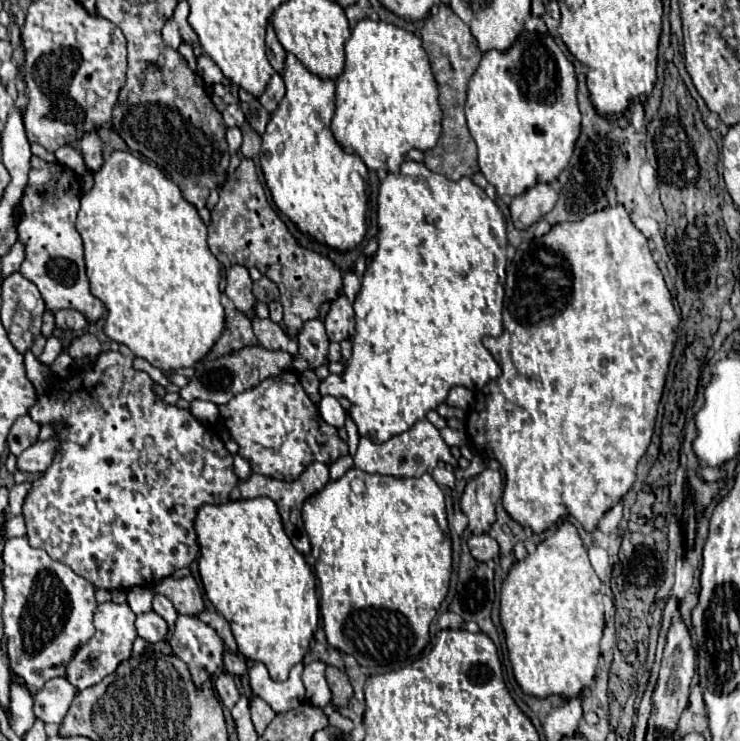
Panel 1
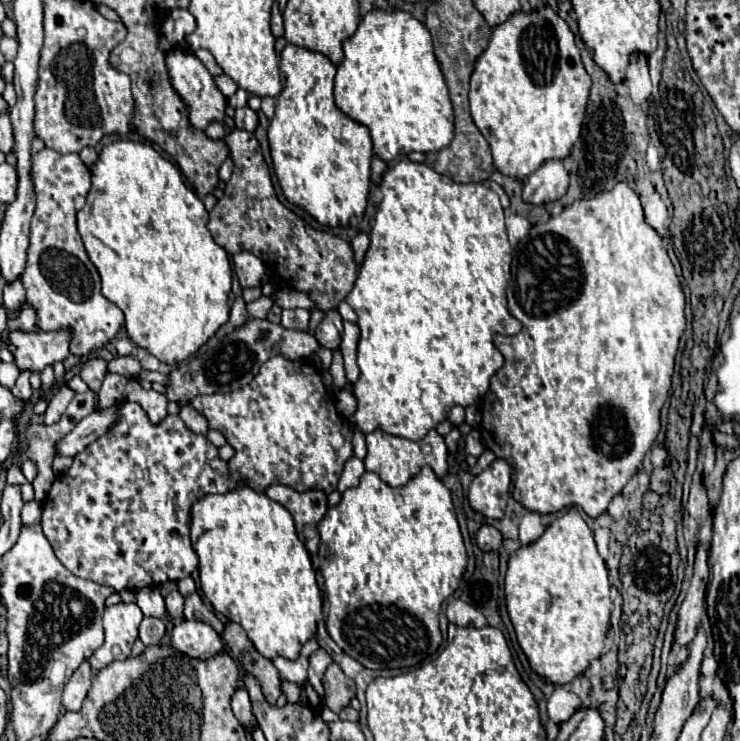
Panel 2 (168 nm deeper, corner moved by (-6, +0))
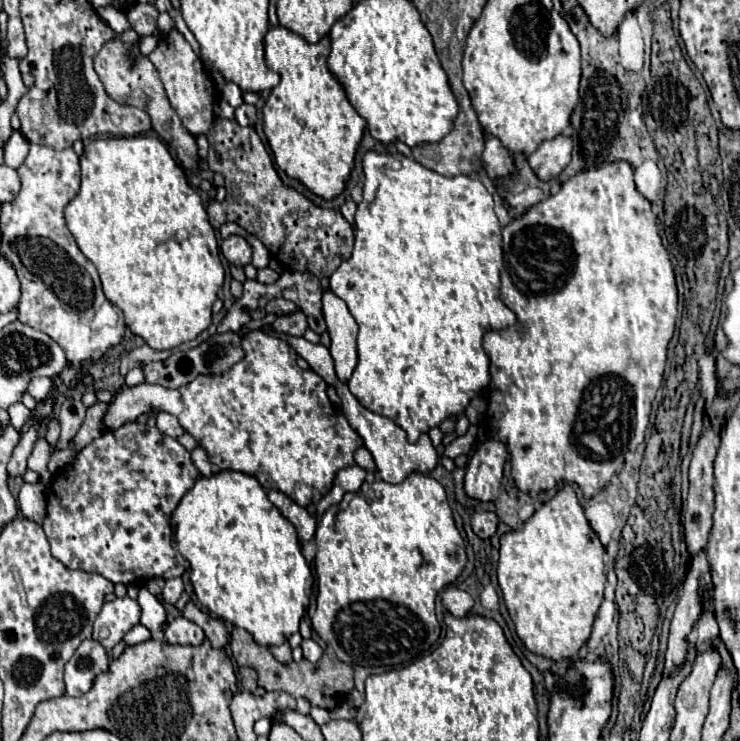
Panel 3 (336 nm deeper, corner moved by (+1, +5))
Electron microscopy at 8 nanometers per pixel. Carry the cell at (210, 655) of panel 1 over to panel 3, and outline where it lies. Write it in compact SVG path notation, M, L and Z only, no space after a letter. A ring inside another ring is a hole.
M178 616L176 620L172 620L166 626L164 640L168 644L190 644L190 646L198 646L204 640L204 632L192 620L186 620L184 616Z

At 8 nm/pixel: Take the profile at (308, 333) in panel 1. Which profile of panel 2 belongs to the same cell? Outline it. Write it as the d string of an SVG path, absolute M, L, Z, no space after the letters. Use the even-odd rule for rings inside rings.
M283 309L281 325L285 329L305 329L305 331L309 331L309 317L311 317L311 313L307 309Z

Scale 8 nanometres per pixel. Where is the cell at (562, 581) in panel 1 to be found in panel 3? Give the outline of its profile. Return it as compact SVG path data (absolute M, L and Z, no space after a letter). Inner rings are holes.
M562 486L556 496L544 502L518 530L510 530L500 536L498 560L498 584L506 608L514 620L516 632L528 650L544 654L552 660L576 654L582 648L592 630L594 616L604 600L604 546L596 532L590 528L576 492L570 486Z

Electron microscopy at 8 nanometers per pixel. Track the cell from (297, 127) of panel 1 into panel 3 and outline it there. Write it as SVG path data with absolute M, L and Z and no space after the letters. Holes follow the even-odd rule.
M276 26L276 28L270 28L268 34L264 36L264 52L266 52L266 64L280 74L280 84L272 88L262 110L264 132L272 148L274 160L290 178L304 182L310 192L322 198L334 198L346 186L346 180L354 166L356 148L366 128L366 120L350 104L340 80L328 70L326 60L330 54L330 38L324 36L320 42L308 44L302 36L294 34L292 30L284 26Z

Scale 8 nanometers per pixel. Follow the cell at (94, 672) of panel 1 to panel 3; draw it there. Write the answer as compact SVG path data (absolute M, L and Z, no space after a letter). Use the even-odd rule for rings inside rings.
M126 596L126 598L116 598L114 602L106 602L94 622L94 640L98 640L106 650L112 650L112 646L118 644L124 638L124 634L138 622L140 622L140 608L136 600Z

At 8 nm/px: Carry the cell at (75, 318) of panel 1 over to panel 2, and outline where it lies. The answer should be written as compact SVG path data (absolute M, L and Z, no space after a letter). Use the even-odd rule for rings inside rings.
M69 329L49 331L49 333L21 333L11 331L9 341L17 347L15 361L19 369L43 369L55 361L63 361L69 355Z

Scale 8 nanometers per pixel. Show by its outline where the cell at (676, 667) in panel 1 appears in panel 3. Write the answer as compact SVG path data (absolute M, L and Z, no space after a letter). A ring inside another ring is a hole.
M706 426L698 438L698 444L694 448L694 456L690 462L690 490L688 490L688 508L684 514L684 536L686 536L686 544L688 544L688 552L696 554L700 548L706 548L708 542L708 534L712 528L712 512L714 512L714 458L718 452L718 430L714 426Z

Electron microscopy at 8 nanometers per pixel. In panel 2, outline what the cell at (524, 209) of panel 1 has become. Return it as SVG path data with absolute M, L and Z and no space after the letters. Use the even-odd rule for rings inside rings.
M545 161L531 177L523 181L523 201L533 205L545 205L559 201L567 193L569 173L563 161Z

